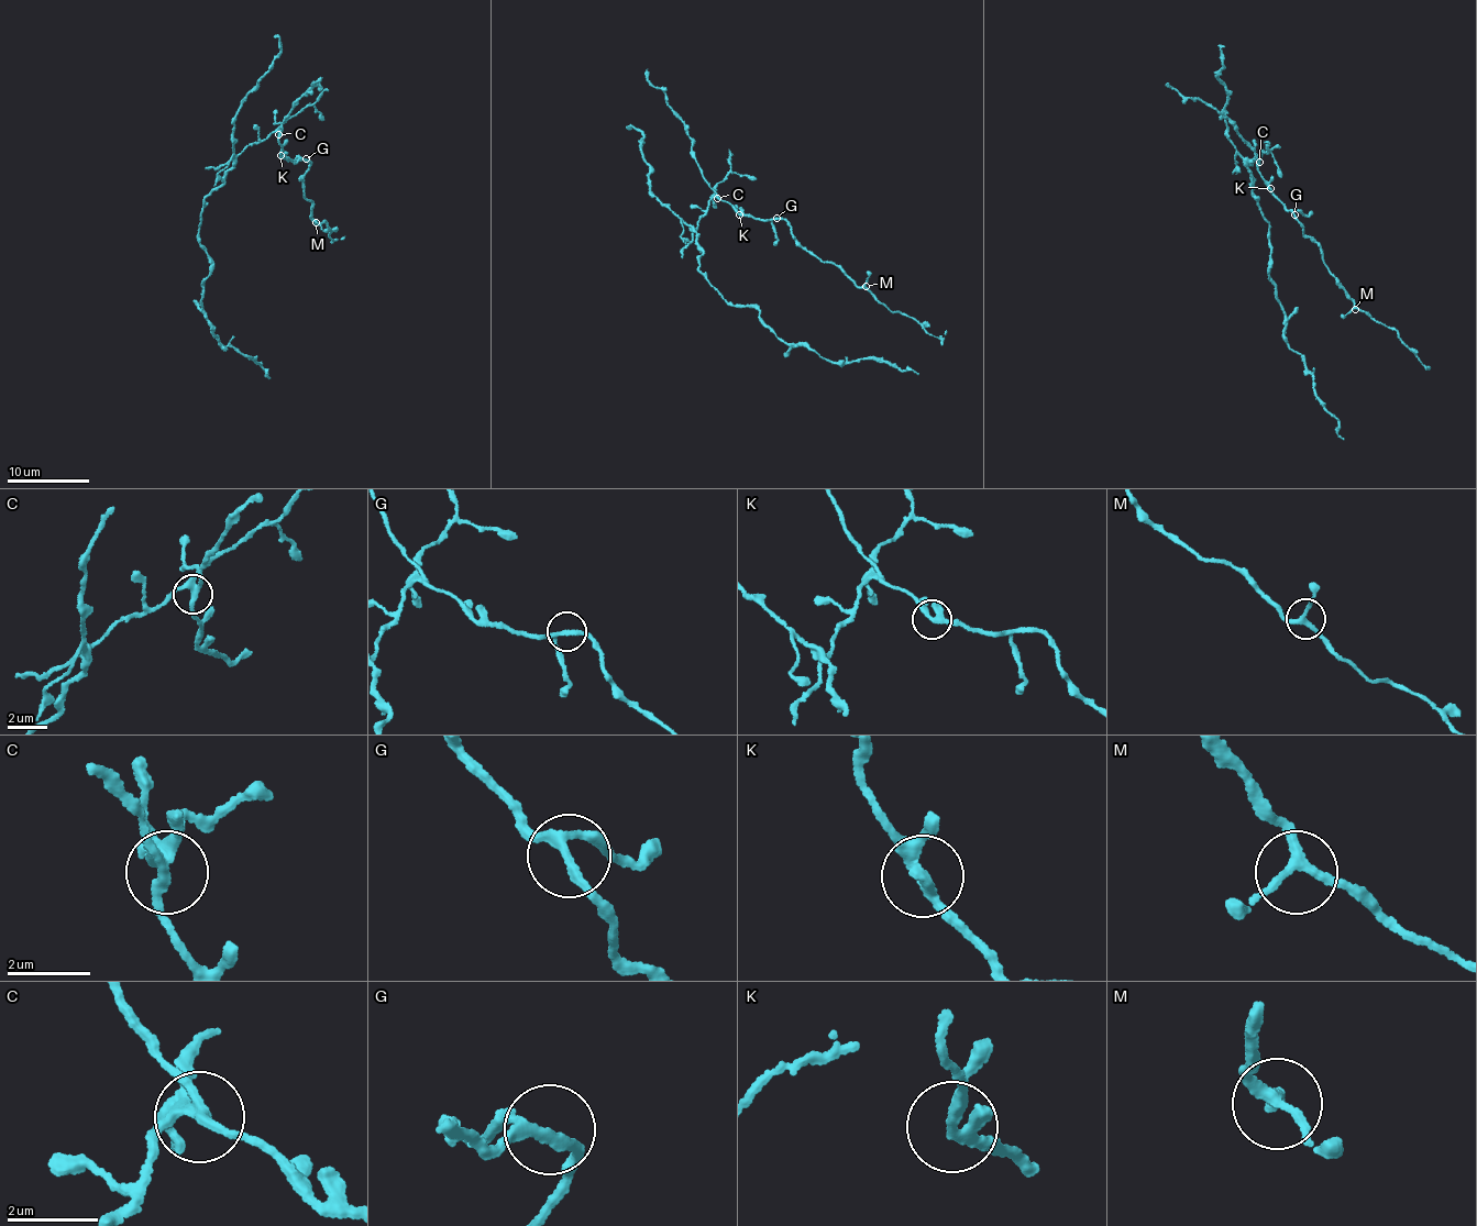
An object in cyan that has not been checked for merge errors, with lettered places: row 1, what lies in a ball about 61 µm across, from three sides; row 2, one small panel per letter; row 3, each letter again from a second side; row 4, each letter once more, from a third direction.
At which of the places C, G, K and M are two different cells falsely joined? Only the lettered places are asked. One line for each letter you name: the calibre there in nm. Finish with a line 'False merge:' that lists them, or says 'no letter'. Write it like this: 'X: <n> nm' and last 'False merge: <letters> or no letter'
C: 220 nm
False merge: C

